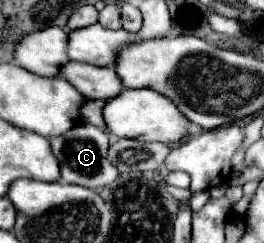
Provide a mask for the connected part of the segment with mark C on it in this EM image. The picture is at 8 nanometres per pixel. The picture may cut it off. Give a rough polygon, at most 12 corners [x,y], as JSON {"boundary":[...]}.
{"boundary":[[90,123],[50,139],[62,183],[110,185],[108,133]]}

